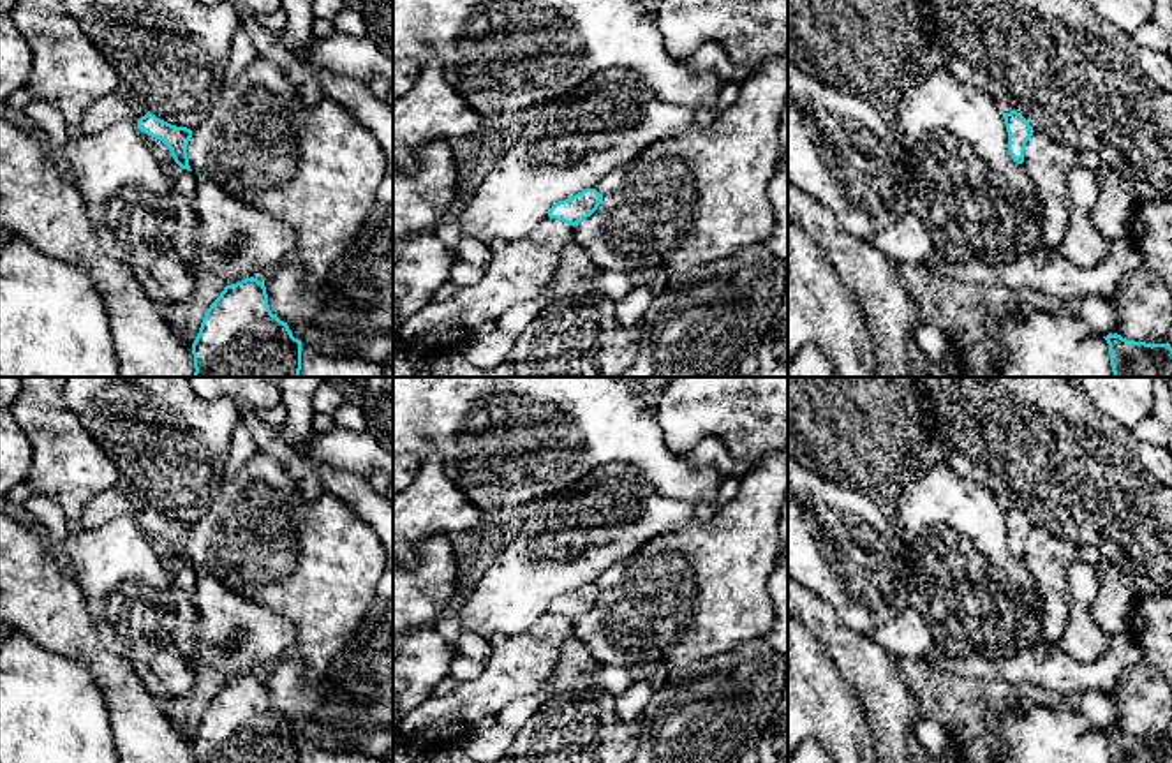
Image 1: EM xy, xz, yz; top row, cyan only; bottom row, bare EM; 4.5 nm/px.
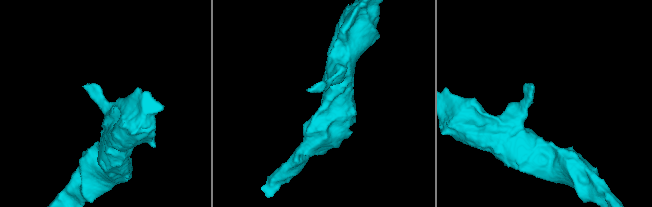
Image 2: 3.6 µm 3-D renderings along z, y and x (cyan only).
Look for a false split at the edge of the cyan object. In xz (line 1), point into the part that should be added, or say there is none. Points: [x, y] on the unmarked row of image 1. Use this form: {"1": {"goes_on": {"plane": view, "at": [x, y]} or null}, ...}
{"1": {"goes_on": null}}

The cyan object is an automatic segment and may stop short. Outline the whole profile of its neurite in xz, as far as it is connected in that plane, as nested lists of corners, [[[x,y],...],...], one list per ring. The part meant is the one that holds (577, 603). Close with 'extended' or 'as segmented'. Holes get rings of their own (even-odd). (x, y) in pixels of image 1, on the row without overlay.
[[[585,583],[569,594],[555,597],[548,611],[576,620],[597,604],[601,594],[603,590],[596,583]]]; as segmented

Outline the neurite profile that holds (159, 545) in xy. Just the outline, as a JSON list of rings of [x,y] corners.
[[[141,527],[141,534],[145,541],[152,546],[152,550],[160,559],[164,571],[174,582],[174,604],[176,604],[176,626],[173,631],[173,645],[180,650],[180,654],[199,668],[197,661],[197,641],[196,629],[199,624],[197,611],[190,603],[189,596],[176,585],[176,571],[182,567],[182,562],[174,557],[171,544],[159,534]]]

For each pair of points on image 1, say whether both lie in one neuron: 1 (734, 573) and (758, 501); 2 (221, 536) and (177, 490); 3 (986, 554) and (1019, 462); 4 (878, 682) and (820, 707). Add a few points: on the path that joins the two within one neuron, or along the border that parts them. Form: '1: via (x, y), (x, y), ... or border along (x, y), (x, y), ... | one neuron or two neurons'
1: via (734, 555), (751, 518) | one neuron
2: border along (224, 483), (219, 496), (192, 525) | two neurons
3: border along (973, 480), (994, 492) | two neurons
4: border along (830, 658), (843, 681), (853, 691), (869, 732) | two neurons

